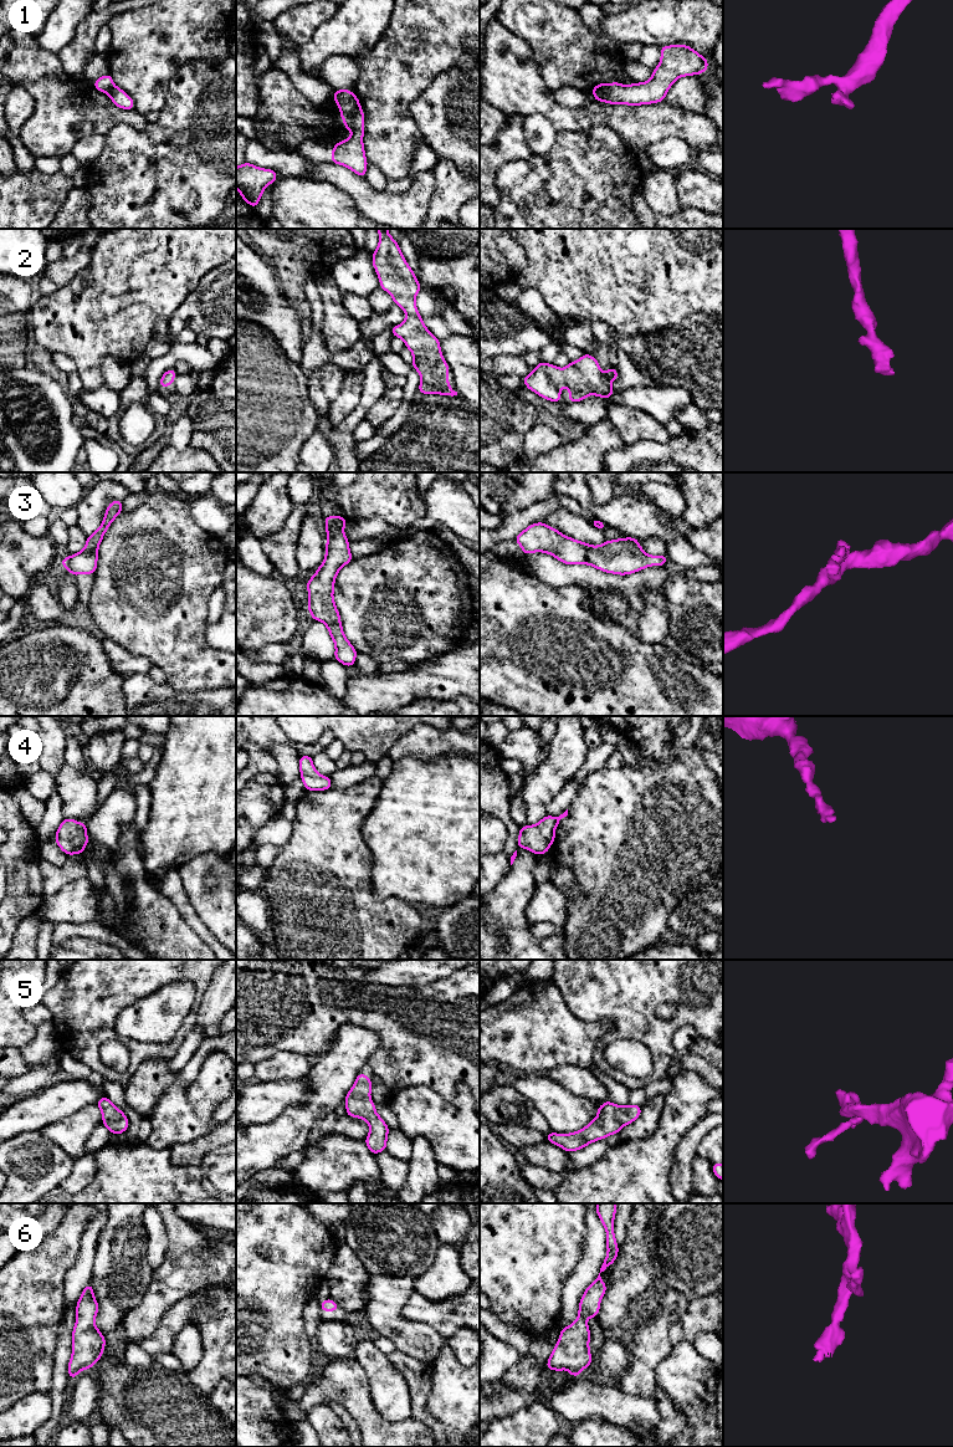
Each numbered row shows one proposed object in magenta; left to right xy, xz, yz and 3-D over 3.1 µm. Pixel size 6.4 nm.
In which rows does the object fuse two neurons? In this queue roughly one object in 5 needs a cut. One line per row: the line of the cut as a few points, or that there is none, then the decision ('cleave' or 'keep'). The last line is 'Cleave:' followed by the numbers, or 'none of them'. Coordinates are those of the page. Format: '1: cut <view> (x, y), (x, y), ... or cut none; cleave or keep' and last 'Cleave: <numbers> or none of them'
1: cut yz (623, 86), (606, 86), (594, 93); cleave
2: cut none; keep
3: cut none; keep
4: cut none; keep
5: cut none; keep
6: cut none; keep
Cleave: 1

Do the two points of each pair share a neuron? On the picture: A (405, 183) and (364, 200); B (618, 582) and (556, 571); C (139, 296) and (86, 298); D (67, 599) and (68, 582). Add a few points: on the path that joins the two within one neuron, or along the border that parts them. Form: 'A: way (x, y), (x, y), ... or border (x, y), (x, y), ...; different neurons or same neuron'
A: border (413, 180), (405, 190), (398, 193), (387, 190); different neurons
B: way (603, 581), (588, 574), (570, 574); same neuron
C: way (126, 296), (100, 298); same neuron
D: way (68, 596), (68, 586); same neuron

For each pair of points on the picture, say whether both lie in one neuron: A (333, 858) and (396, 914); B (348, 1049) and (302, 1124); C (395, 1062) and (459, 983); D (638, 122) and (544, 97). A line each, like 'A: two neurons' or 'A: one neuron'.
A: one neuron
B: one neuron
C: one neuron
D: one neuron

